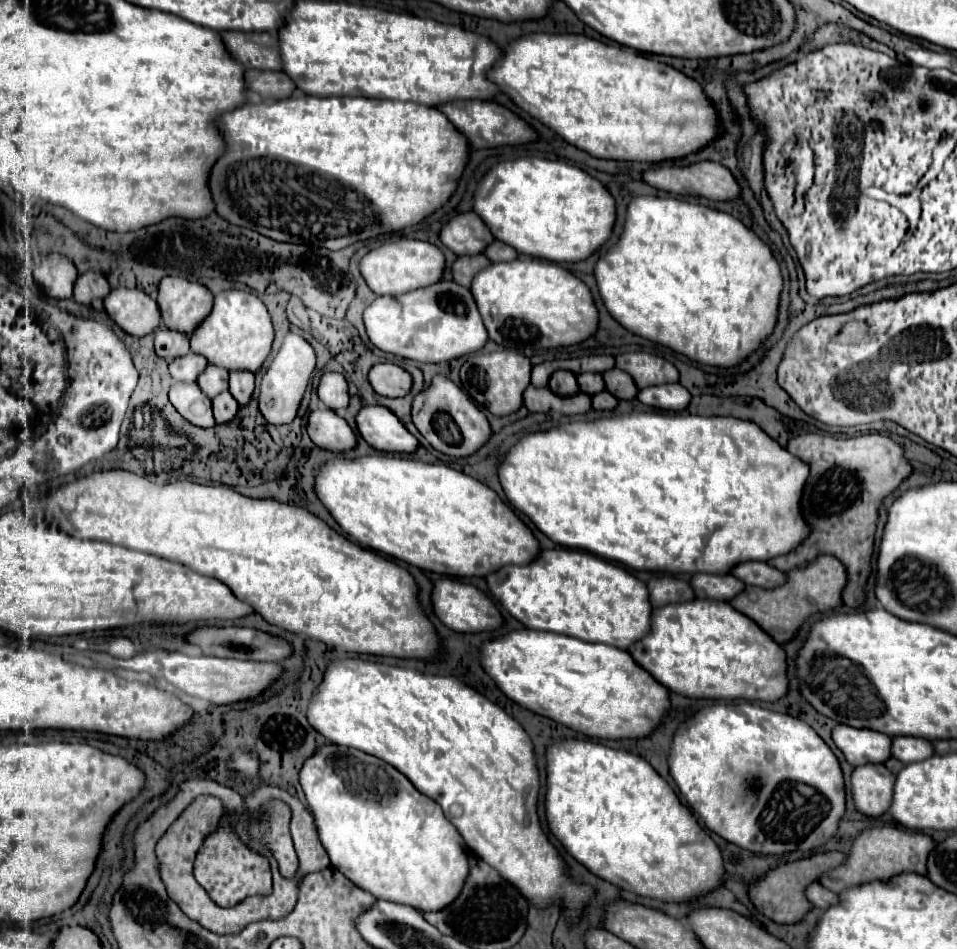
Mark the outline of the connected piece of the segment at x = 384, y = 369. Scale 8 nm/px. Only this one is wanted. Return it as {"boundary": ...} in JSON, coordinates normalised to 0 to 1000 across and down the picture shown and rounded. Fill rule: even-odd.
{"boundary":[[[392,385],[386,401],[400,418],[423,418],[432,408],[432,397],[417,385]]]}

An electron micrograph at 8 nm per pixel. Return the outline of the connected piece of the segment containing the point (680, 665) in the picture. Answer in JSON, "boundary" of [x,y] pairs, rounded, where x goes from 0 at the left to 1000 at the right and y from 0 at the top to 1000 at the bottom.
{"boundary":[[[726,631],[720,635],[705,635],[682,642],[682,661],[659,684],[664,697],[674,703],[689,720],[703,730],[724,737],[781,737],[781,739],[814,739],[822,732],[822,690],[818,682],[808,675],[787,652],[776,650],[758,633]]]}

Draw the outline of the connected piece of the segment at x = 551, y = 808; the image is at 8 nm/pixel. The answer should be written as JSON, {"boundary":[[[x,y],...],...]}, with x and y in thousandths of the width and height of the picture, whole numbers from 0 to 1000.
{"boundary":[[[607,779],[578,783],[572,789],[572,863],[578,880],[605,909],[653,939],[695,952],[716,952],[737,945],[755,933],[758,911],[753,895],[730,871],[701,827],[666,796]]]}

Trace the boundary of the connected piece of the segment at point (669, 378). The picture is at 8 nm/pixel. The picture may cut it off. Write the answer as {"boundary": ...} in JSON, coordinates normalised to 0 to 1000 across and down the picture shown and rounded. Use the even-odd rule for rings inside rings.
{"boundary":[[[651,372],[643,376],[643,380],[645,389],[655,391],[668,410],[710,401],[710,391],[699,380],[678,372]]]}

